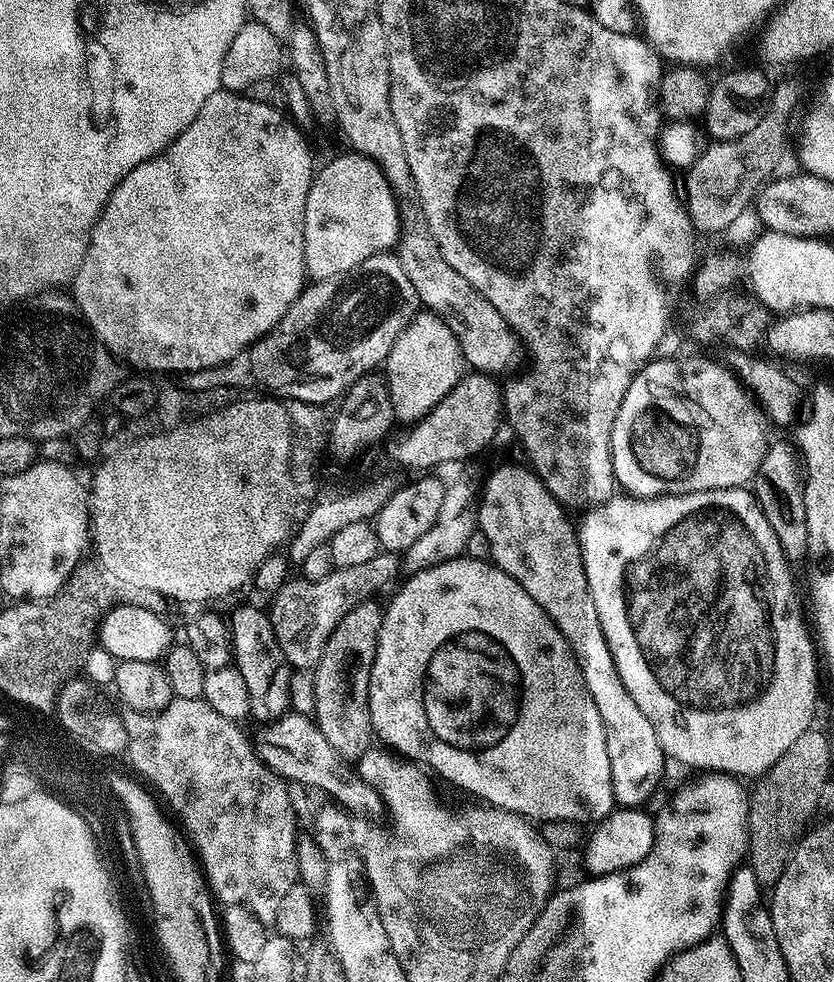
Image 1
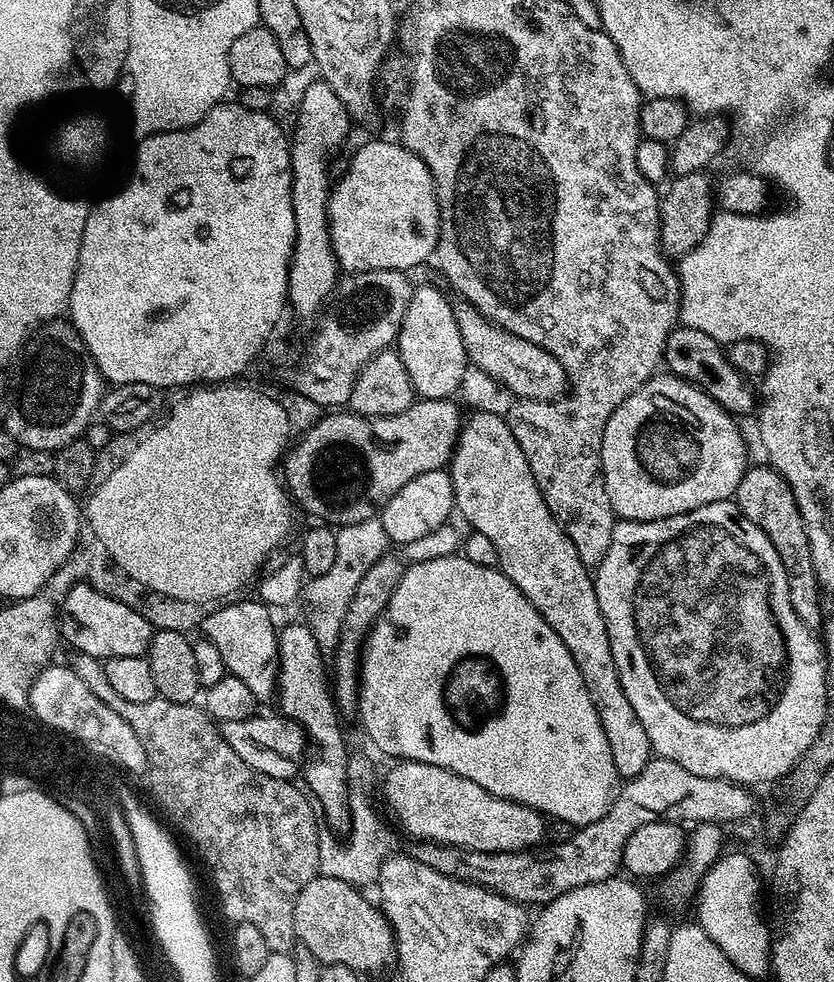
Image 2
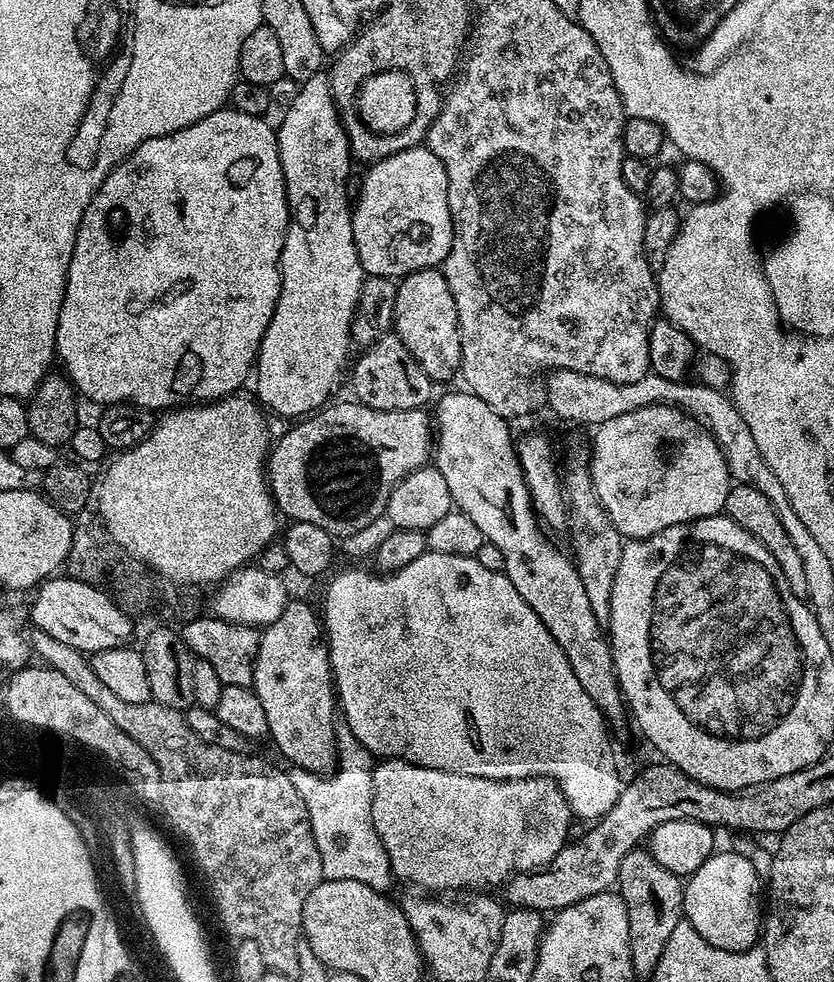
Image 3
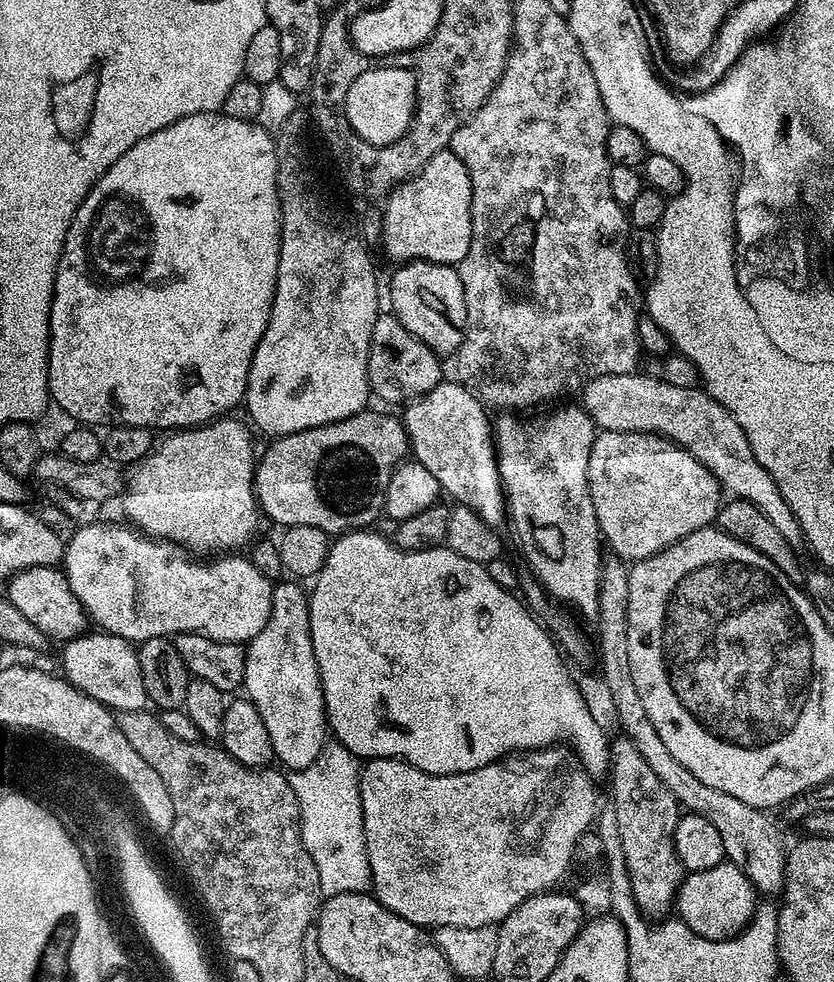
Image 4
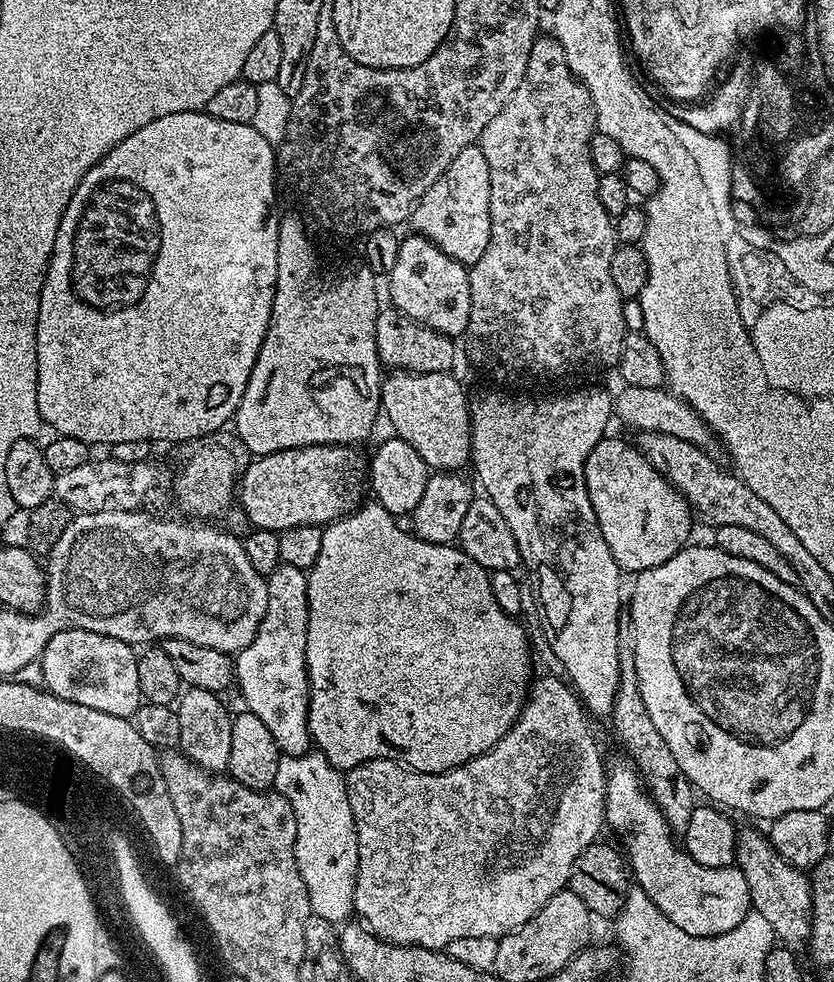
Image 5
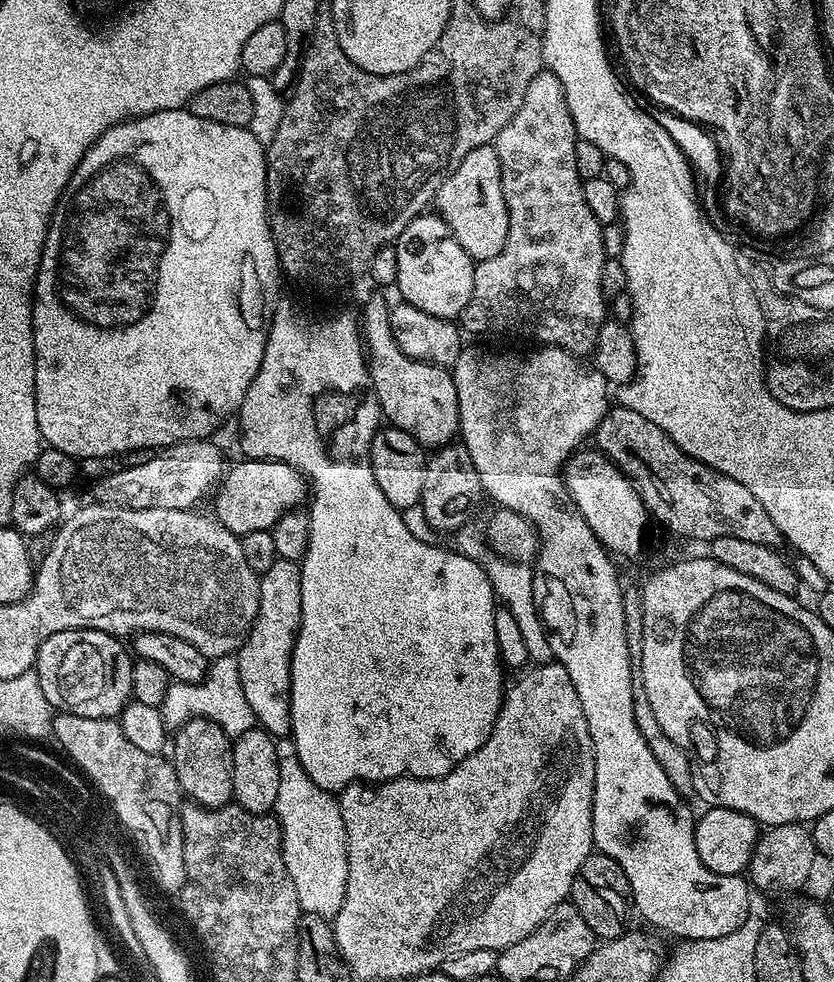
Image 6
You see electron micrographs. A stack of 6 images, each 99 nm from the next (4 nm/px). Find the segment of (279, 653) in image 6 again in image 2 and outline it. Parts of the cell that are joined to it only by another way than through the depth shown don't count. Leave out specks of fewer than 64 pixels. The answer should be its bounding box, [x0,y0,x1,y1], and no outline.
[279,623,352,834]

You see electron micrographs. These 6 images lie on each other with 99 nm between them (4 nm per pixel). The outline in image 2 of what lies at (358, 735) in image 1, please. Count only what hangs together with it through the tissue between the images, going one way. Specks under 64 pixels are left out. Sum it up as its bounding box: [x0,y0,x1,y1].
[330,554,406,713]

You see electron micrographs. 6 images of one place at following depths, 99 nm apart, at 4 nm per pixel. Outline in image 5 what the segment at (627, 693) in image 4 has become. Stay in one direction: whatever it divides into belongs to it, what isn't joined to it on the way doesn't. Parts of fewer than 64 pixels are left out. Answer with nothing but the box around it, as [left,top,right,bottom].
[736,827,812,953]

